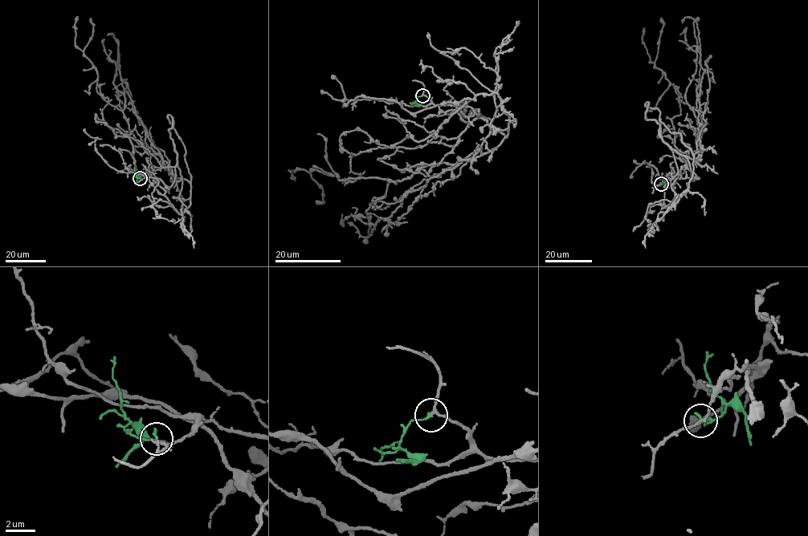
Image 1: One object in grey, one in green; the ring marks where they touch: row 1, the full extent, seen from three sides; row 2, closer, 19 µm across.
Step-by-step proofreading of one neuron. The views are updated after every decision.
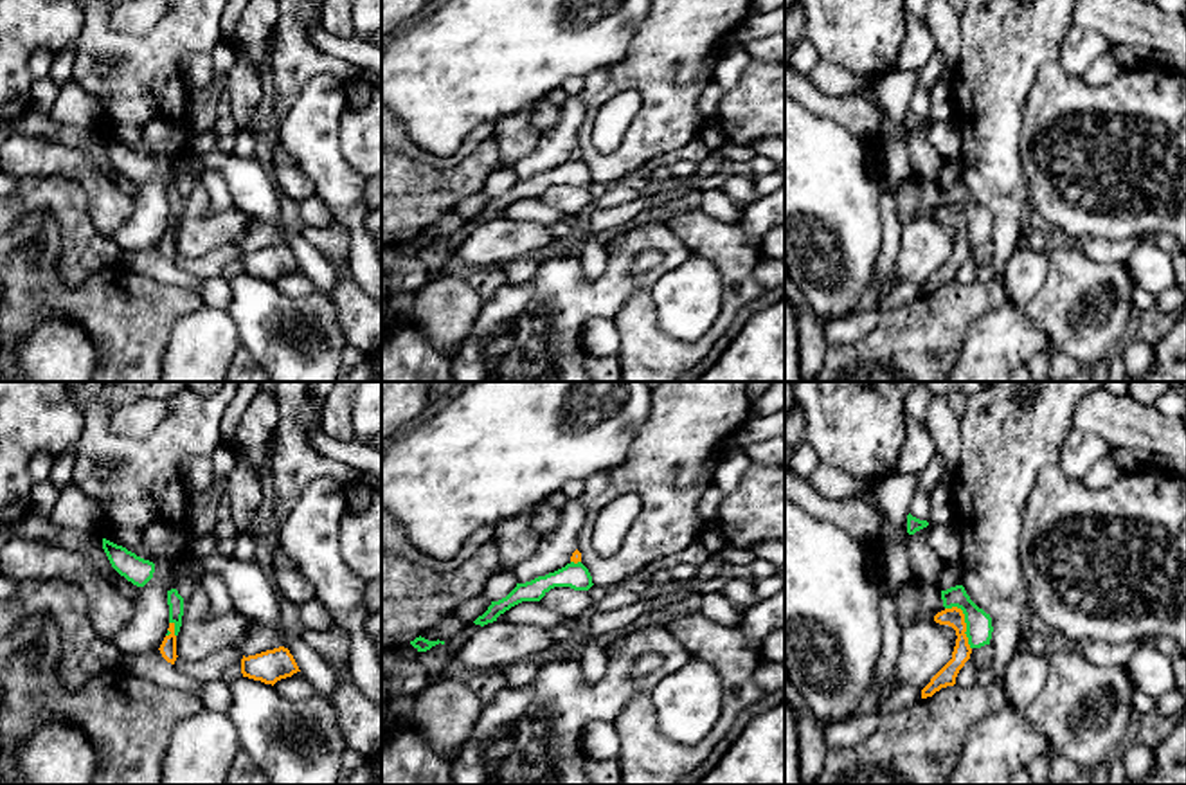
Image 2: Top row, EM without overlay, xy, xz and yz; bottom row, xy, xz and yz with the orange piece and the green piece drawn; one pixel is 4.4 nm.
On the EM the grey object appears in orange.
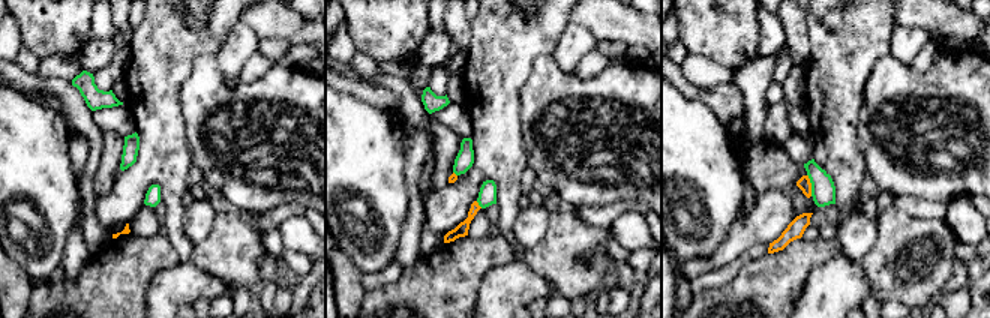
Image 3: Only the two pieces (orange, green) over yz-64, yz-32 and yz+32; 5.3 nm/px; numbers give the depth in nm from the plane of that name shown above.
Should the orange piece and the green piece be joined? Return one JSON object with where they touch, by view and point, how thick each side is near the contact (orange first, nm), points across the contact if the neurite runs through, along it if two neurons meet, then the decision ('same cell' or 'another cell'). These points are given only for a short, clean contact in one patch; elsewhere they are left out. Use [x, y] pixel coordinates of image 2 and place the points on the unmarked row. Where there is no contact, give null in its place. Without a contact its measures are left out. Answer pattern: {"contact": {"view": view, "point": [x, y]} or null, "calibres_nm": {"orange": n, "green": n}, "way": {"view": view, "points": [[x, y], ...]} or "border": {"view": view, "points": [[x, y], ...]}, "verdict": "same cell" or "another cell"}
{"contact": {"view": "yz", "point": [963, 218]}, "calibres_nm": {"orange": 90, "green": 120}, "border": {"view": "yz", "points": [[945, 204], [958, 204], [961, 207], [970, 245]]}, "verdict": "another cell"}

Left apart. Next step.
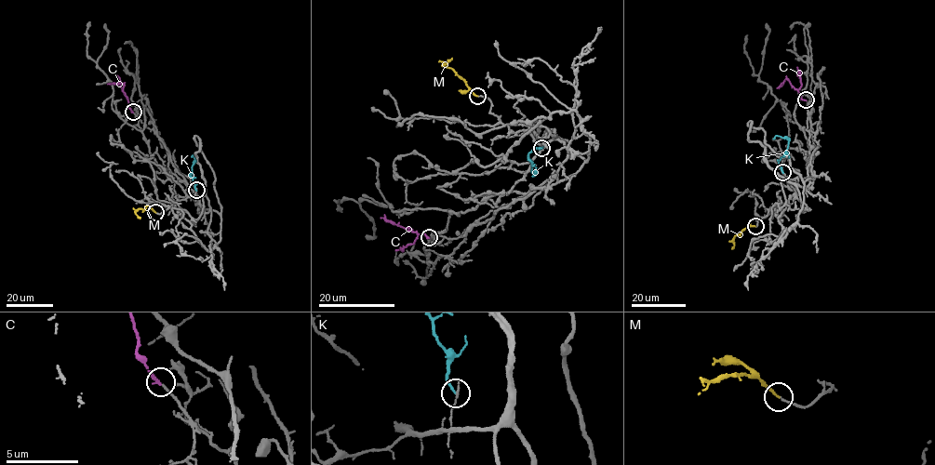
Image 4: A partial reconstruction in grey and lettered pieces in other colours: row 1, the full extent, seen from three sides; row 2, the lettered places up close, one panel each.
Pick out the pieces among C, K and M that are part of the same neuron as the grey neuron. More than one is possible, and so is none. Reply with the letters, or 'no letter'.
C, M

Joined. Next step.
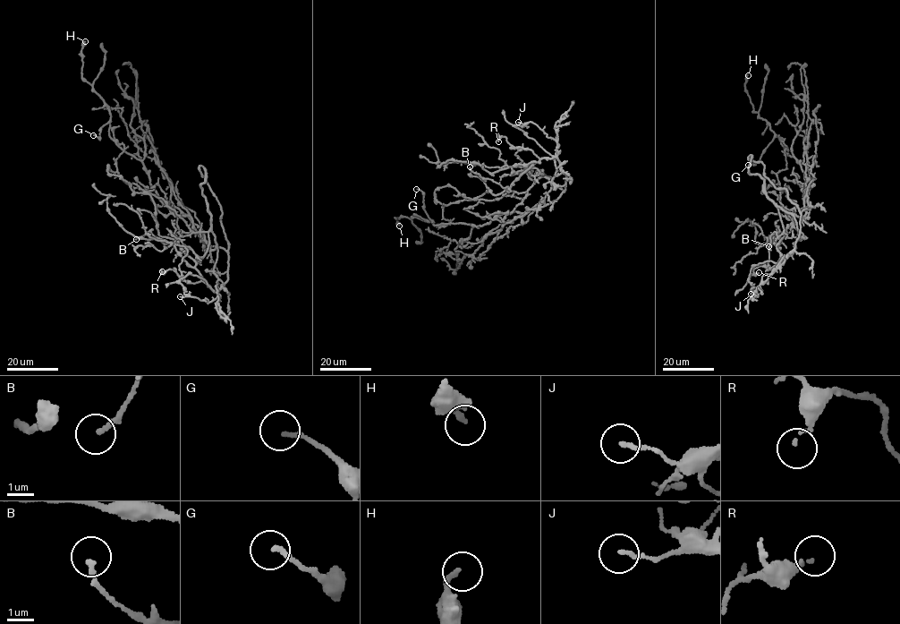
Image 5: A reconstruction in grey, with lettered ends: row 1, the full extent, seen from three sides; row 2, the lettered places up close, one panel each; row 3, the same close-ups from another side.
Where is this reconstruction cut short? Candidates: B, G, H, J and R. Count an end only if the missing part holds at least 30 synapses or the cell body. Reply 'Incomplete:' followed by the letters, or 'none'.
Incomplete: B

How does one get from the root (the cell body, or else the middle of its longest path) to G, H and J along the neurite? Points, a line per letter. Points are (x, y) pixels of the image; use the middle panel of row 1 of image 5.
G: (512, 211), (478, 226), (460, 223), (434, 225), (423, 209), (423, 194), (416, 189)
H: (512, 211), (478, 226), (460, 223), (435, 226), (432, 220), (428, 222), (404, 217), (396, 218), (399, 226)
J: (512, 211), (527, 192), (511, 191), (512, 183), (532, 161), (558, 153), (555, 140), (535, 123), (518, 122)

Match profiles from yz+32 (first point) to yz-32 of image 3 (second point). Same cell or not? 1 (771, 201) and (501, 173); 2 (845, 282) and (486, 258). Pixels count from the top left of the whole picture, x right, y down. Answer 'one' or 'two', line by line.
1: one
2: two

